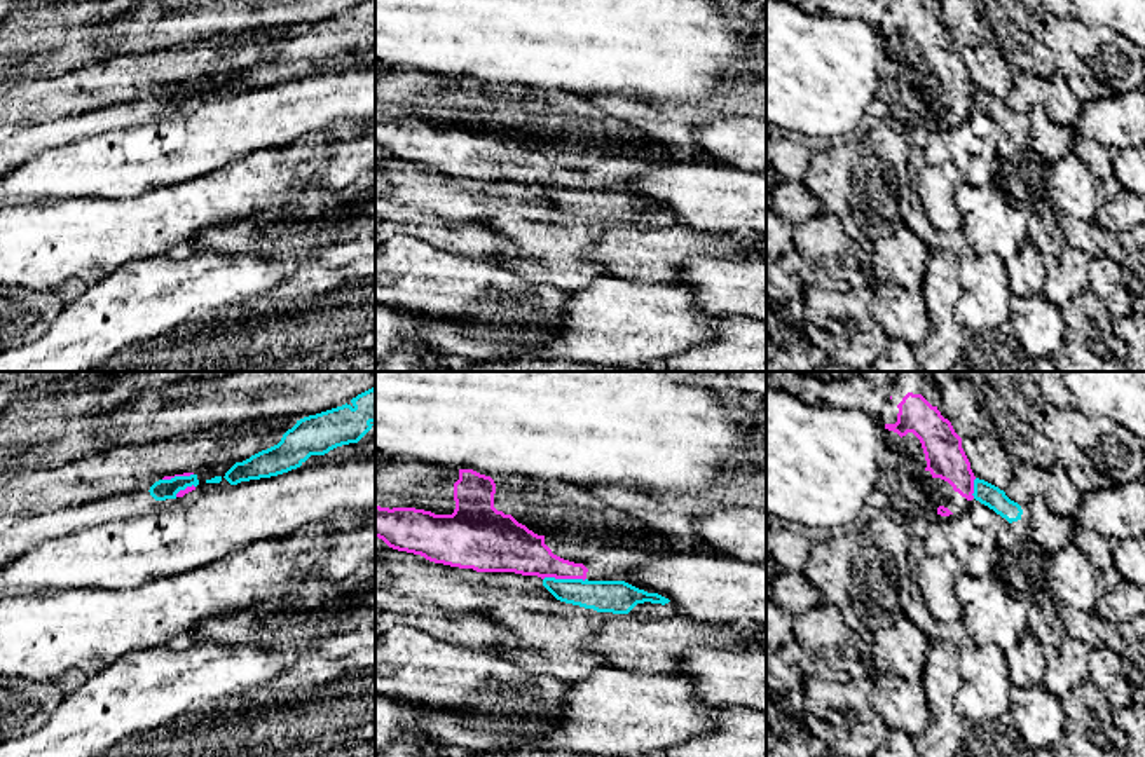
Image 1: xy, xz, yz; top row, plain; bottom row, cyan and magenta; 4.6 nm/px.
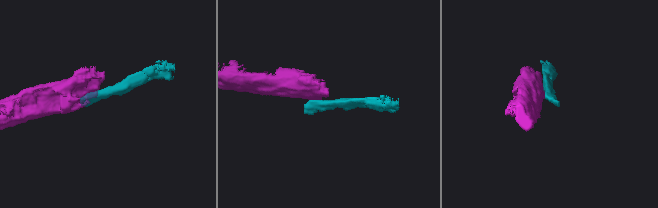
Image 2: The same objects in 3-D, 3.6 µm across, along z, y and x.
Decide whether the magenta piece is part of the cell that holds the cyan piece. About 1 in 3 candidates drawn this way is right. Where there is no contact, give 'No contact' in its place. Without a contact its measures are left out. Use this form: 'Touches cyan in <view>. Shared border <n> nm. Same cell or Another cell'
Touches cyan in xz. Shared border 200 nm. Another cell

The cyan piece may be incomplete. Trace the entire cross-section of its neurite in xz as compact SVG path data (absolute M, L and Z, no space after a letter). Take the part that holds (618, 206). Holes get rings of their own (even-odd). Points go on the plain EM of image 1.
M545 187L543 195L560 211L597 222L628 223L637 230L681 225L677 215L625 190L588 190Z

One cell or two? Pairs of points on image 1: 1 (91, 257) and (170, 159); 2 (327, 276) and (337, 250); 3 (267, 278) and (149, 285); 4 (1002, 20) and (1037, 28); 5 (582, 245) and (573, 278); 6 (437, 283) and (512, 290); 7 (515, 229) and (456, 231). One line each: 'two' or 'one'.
1: two
2: two
3: one
4: one
5: one
6: one
7: two

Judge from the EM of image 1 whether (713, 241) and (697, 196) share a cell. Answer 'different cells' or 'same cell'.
same cell

